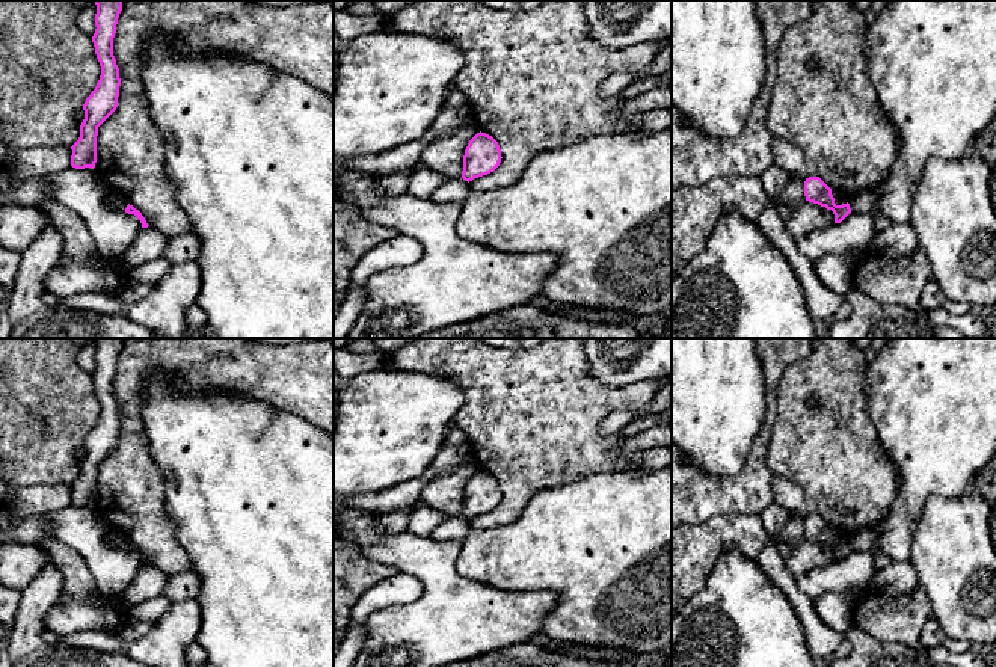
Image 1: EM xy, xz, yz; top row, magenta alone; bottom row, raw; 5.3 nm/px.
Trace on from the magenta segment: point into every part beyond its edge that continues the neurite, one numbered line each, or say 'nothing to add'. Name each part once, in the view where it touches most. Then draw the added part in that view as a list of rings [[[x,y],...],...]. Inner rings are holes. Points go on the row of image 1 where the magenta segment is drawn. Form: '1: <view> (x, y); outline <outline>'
nothing to add

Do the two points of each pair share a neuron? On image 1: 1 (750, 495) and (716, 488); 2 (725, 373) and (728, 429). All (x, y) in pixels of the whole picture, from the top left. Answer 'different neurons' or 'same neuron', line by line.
1: same neuron
2: same neuron

